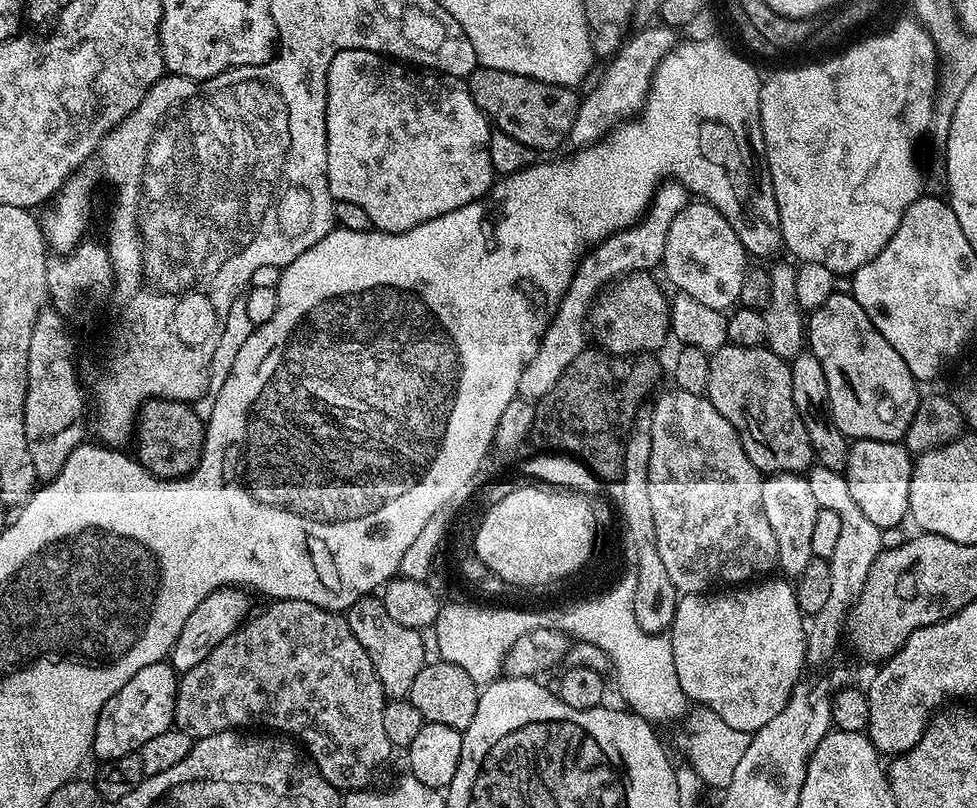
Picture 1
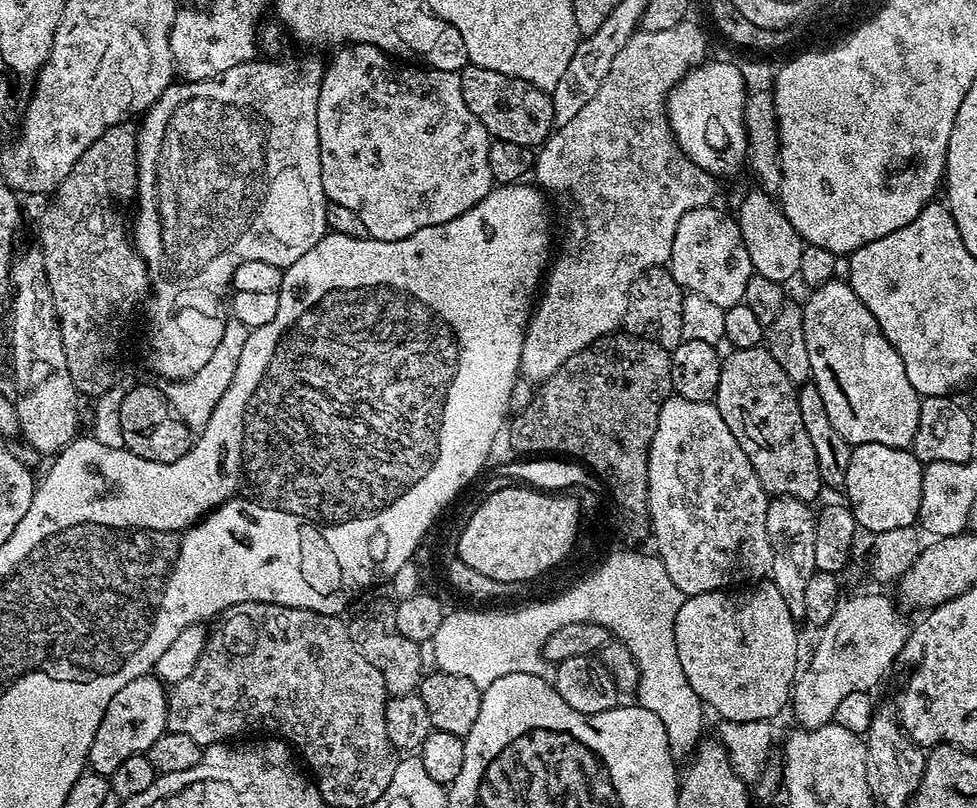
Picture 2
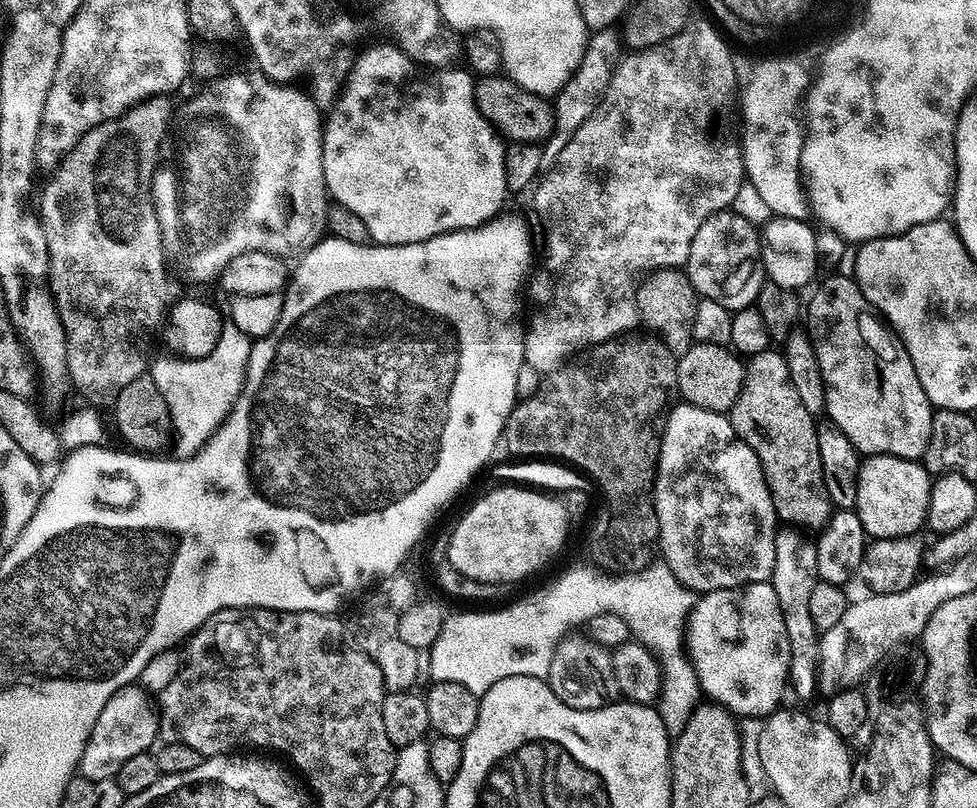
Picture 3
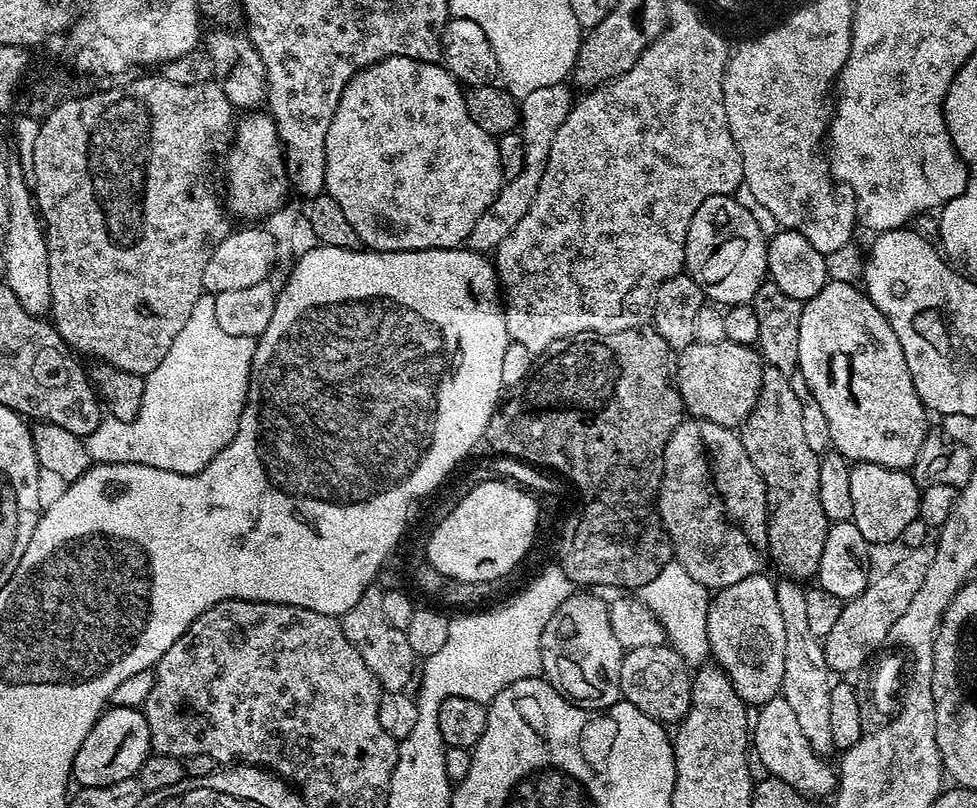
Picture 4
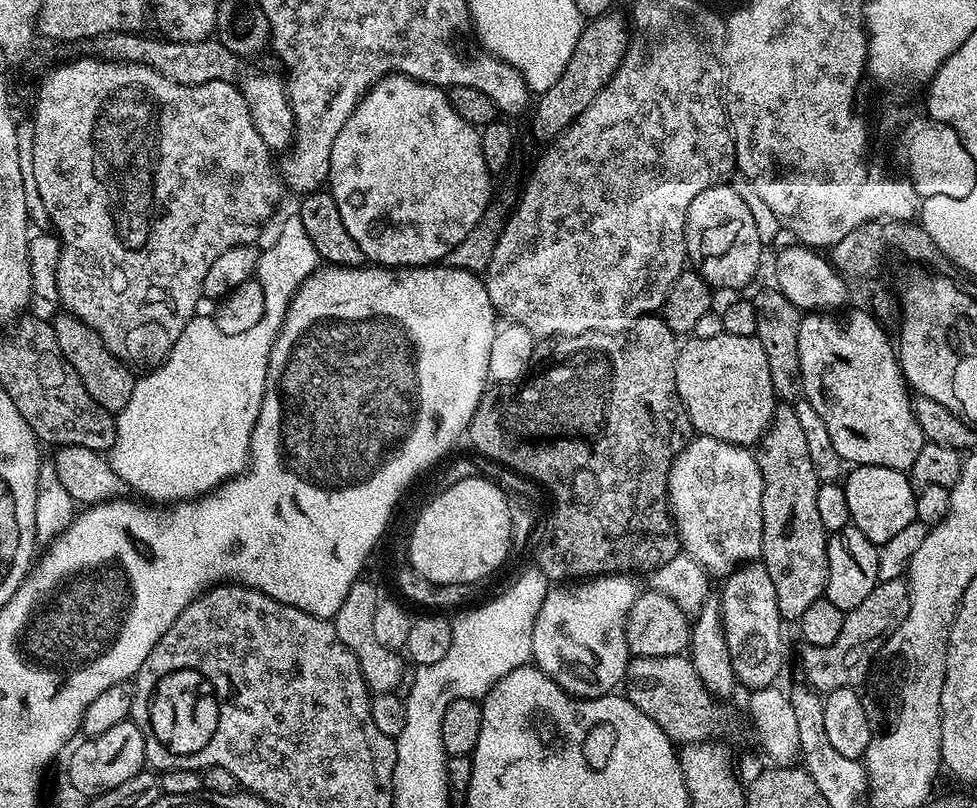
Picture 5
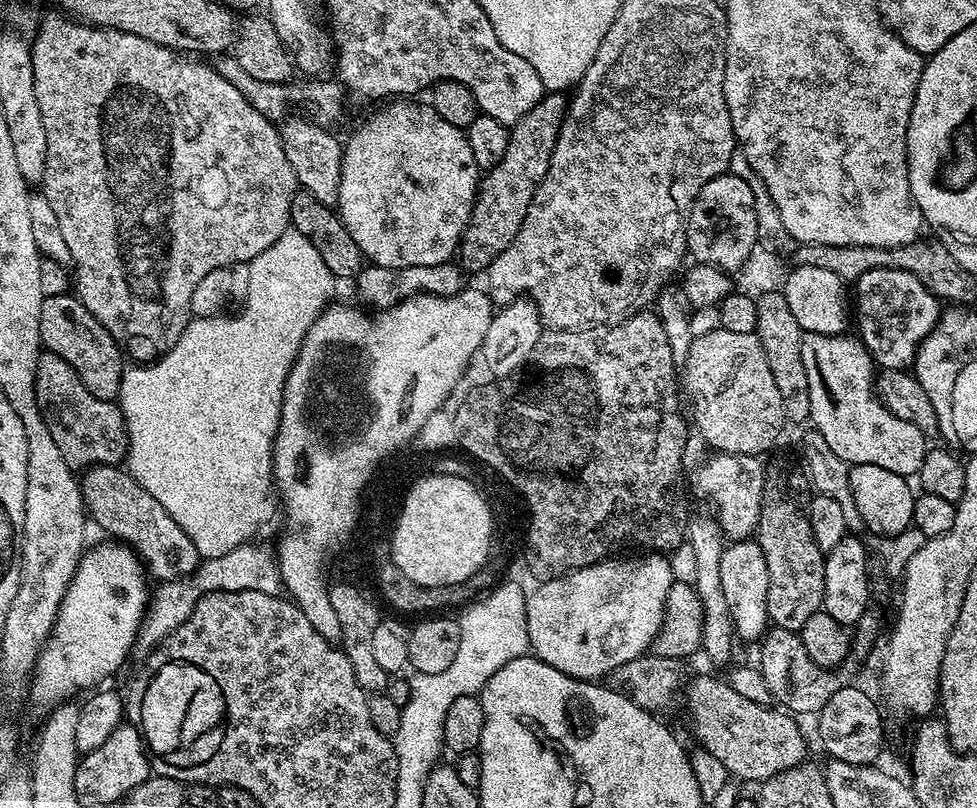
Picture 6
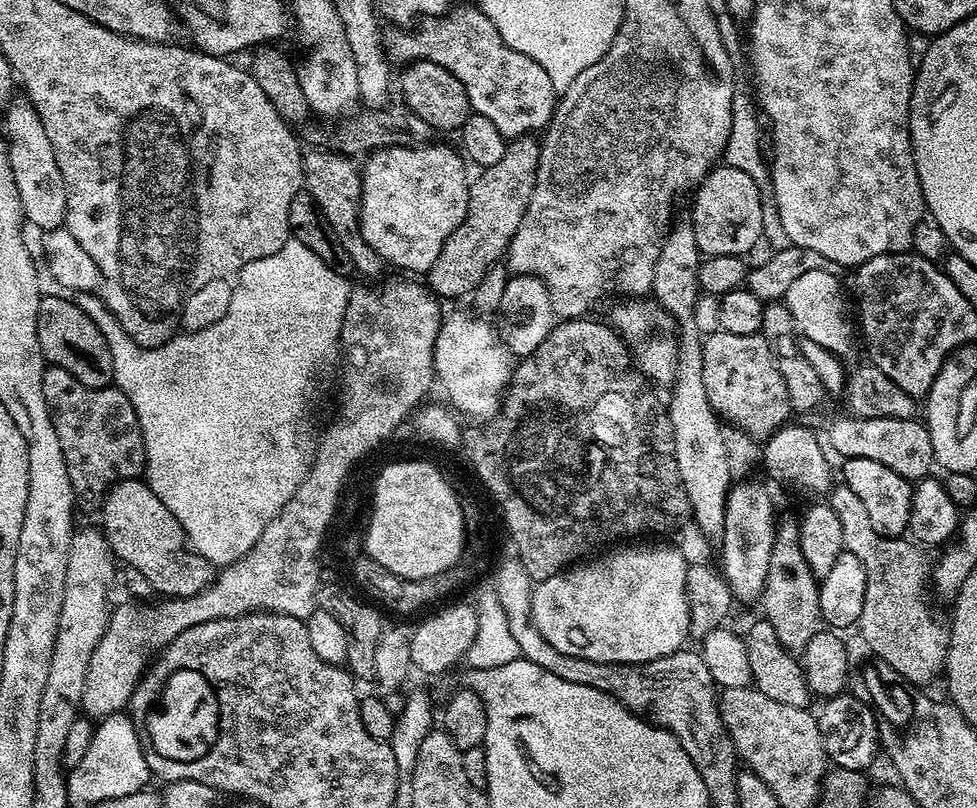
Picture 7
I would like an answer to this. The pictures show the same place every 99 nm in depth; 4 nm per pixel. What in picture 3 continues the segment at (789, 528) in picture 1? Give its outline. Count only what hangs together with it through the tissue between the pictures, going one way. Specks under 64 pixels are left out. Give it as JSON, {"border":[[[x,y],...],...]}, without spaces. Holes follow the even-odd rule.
{"border":[[[780,530],[776,533],[776,553],[774,554],[774,570],[770,581],[774,594],[778,594],[778,606],[782,610],[782,622],[786,622],[786,638],[790,642],[790,666],[788,679],[800,691],[800,696],[808,700],[812,691],[818,688],[820,671],[820,638],[814,621],[810,619],[810,593],[814,590],[818,579],[816,567],[816,546],[811,541],[799,540],[792,530]]]}

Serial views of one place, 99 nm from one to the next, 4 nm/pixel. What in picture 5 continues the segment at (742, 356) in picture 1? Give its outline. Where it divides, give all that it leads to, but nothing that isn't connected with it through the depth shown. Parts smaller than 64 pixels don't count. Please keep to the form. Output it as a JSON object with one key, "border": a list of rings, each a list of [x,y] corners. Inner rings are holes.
{"border":[[[784,402],[772,415],[772,424],[764,432],[754,455],[762,474],[762,550],[760,560],[774,582],[774,594],[778,598],[778,610],[781,621],[798,622],[802,614],[813,602],[824,596],[826,578],[830,574],[828,566],[829,532],[822,526],[818,514],[818,490],[822,481],[814,474],[814,465],[810,463],[810,453],[806,447],[806,438],[802,425],[798,423],[798,414],[791,403]]]}

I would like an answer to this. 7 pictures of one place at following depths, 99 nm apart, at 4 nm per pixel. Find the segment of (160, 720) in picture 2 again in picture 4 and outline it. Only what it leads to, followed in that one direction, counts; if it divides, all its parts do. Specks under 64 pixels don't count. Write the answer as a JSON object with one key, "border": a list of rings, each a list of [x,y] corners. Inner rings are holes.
{"border":[[[109,707],[94,722],[90,734],[86,734],[86,742],[78,746],[78,754],[72,763],[72,780],[78,782],[80,788],[93,788],[133,779],[151,752],[150,726],[146,726],[143,711]]]}

